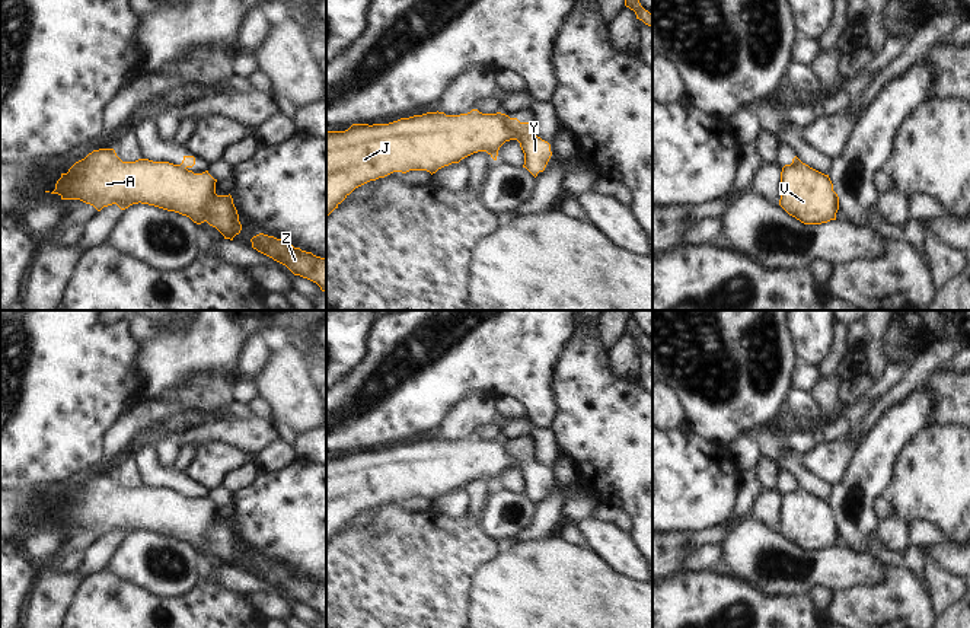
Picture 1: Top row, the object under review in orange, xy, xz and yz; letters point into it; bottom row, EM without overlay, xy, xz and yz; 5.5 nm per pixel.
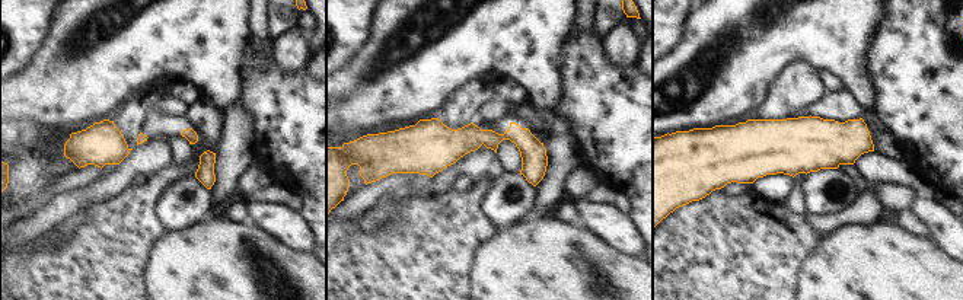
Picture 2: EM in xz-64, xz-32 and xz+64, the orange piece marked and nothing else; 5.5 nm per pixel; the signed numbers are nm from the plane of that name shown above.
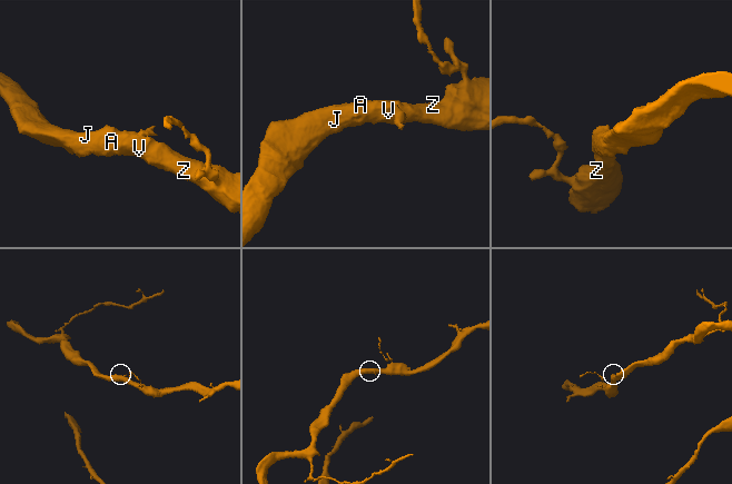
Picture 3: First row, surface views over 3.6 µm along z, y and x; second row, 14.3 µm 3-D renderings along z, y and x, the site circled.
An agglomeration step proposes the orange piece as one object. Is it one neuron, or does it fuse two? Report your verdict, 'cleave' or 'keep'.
cleave

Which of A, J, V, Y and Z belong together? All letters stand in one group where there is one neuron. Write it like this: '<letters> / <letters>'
A J V Z / Y

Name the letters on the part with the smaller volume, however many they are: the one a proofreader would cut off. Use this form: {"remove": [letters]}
{"remove": ["Y"]}

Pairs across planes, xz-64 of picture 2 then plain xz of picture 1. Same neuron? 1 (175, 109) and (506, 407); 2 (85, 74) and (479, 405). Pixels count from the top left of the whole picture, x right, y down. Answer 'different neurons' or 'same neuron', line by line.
1: different neurons
2: different neurons

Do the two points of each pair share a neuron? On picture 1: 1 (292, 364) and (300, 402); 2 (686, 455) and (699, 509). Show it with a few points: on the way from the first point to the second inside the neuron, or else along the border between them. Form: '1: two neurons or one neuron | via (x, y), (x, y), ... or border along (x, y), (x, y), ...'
1: one neuron | via (292, 373), (292, 394)
2: one neuron | via (686, 468), (686, 481), (699, 496)

